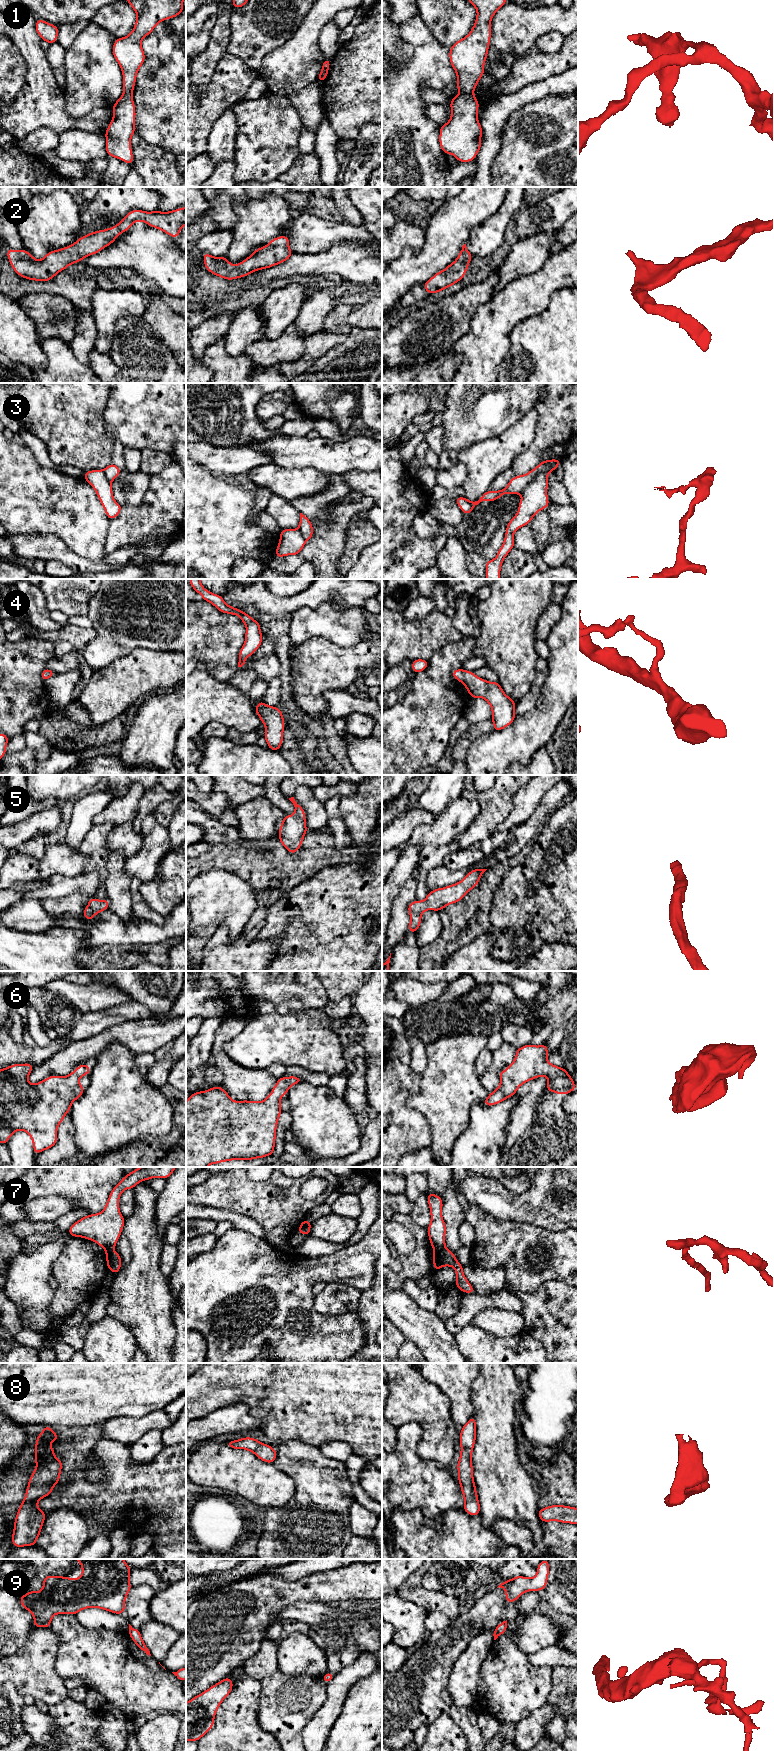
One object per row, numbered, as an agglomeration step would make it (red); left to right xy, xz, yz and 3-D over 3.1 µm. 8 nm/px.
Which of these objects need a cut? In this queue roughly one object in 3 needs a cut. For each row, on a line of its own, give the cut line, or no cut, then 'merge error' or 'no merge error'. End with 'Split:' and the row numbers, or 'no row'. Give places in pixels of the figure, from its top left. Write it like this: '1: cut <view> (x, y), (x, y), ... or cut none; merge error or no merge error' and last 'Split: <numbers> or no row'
1: cut yz (472, 92), (461, 94); merge error
2: cut none; no merge error
3: cut yz (552, 470), (539, 472), (520, 493); merge error
4: cut none; no merge error
5: cut none; no merge error
6: cut none; no merge error
7: cut yz (444, 1247), (434, 1249); merge error
8: cut none; no merge error
9: cut none; no merge error
Split: 1, 3, 7

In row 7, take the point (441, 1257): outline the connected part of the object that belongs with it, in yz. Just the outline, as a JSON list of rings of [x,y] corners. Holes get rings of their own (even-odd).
[[[446,1248],[434,1249],[432,1259],[435,1272],[444,1266],[453,1267],[456,1270],[455,1284],[458,1289],[465,1293],[475,1293],[474,1288],[471,1286],[471,1284],[463,1274],[463,1266],[457,1261],[452,1251]]]

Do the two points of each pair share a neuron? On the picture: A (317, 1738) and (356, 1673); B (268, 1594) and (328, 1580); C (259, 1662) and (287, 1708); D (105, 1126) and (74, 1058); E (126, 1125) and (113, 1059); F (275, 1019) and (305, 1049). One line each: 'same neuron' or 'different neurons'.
A: same neuron
B: same neuron
C: same neuron
D: different neurons
E: same neuron
F: same neuron

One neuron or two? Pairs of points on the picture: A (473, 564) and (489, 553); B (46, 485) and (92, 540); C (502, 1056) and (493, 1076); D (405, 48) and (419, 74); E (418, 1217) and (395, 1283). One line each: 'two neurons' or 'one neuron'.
A: two neurons
B: one neuron
C: one neuron
D: two neurons
E: two neurons

